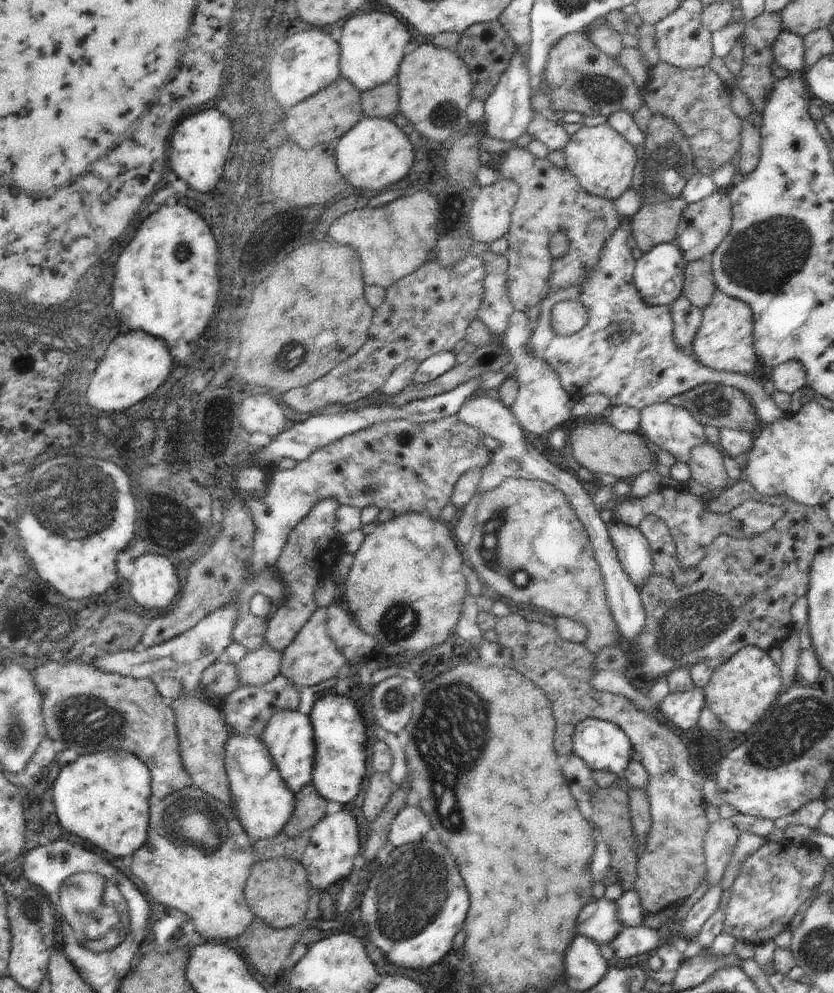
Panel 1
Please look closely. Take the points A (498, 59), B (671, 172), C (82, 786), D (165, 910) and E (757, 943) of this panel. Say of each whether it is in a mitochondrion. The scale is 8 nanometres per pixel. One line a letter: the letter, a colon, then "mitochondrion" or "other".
A: other
B: mitochondrion
C: other
D: other
E: other

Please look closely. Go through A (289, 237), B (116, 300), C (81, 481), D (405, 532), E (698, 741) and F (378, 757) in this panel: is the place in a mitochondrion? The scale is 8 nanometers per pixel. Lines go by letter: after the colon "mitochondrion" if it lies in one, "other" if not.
A: other
B: mitochondrion
C: mitochondrion
D: other
E: other
F: other

